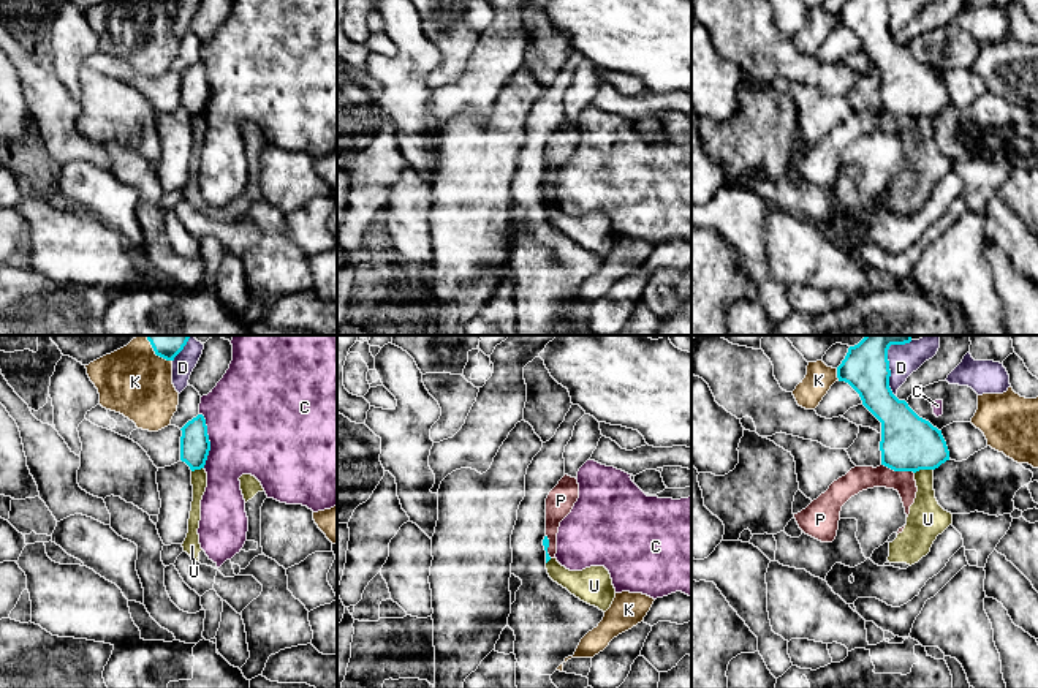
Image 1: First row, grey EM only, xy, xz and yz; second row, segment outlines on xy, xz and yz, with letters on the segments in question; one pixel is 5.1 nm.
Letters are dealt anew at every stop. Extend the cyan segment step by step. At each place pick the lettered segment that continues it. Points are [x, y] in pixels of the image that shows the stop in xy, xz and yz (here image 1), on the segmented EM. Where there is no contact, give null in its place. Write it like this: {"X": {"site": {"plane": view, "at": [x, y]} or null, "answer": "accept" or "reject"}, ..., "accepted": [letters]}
{"C": {"site": {"plane": "xy", "at": [208, 440]}, "answer": "reject"}, "D": {"site": {"plane": "yz", "at": [888, 361]}, "answer": "reject"}, "K": {"site": {"plane": "yz", "at": [837, 374]}, "answer": "reject"}, "P": {"site": {"plane": "yz", "at": [897, 470]}, "answer": "reject"}, "U": {"site": {"plane": "yz", "at": [923, 468]}, "answer": "reject"}, "accepted": []}

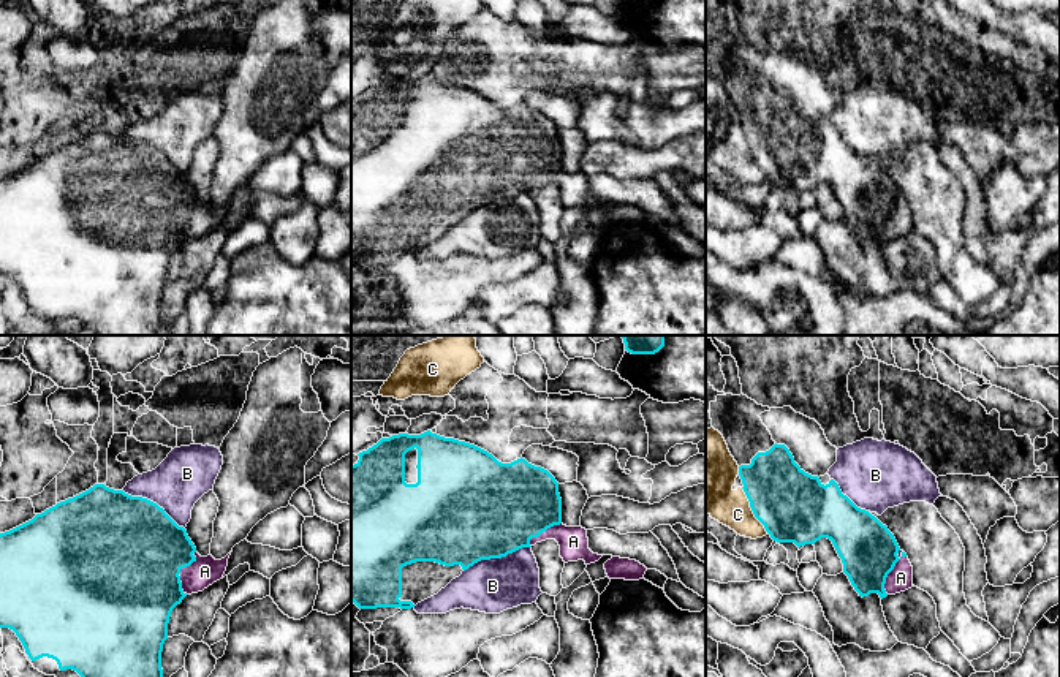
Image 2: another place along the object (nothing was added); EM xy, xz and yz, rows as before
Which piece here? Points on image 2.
{"A": {"site": {"plane": "yz", "at": [891, 570]}, "answer": "accept"}, "B": {"site": {"plane": "xz", "at": [497, 557]}, "answer": "reject"}, "C": {"site": {"plane": "yz", "at": [752, 510]}, "answer": "reject"}, "accepted": ["A"]}

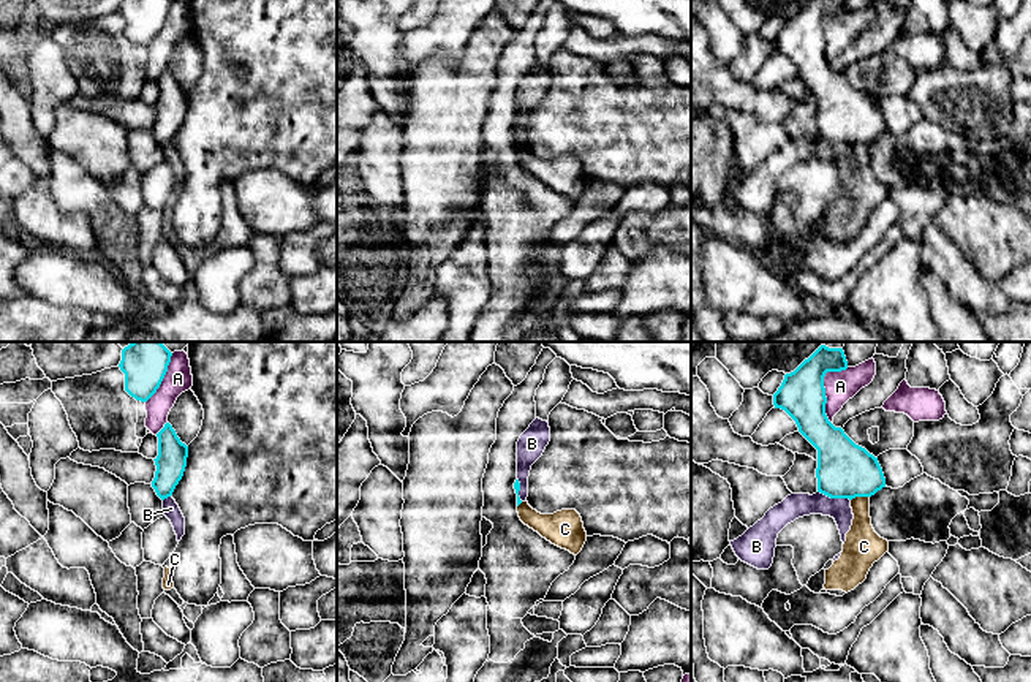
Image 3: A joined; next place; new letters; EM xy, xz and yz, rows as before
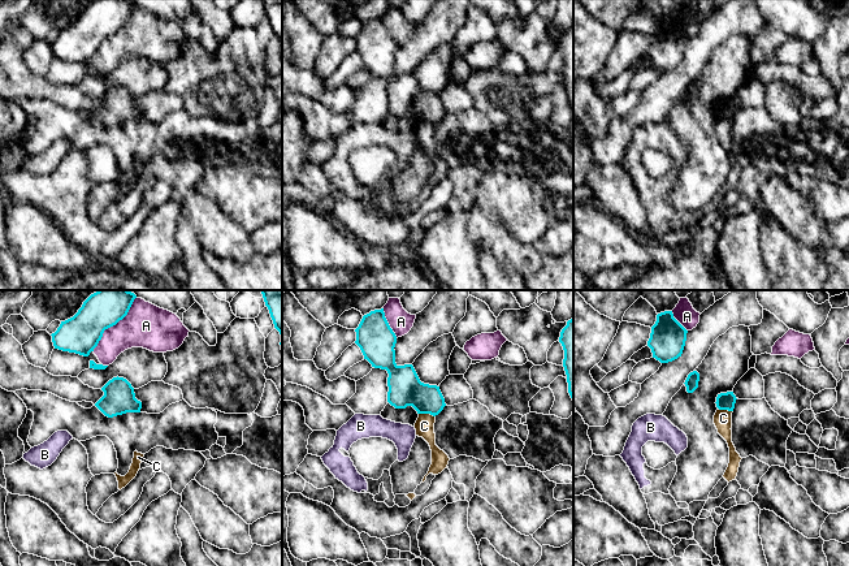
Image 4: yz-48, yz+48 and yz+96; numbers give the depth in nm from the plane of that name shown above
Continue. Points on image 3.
{"A": {"site": {"plane": "yz", "at": [824, 388]}, "answer": "reject"}, "B": {"site": {"plane": "yz", "at": [834, 497]}, "answer": "reject"}, "C": {"site": {"plane": "yz", "at": [859, 496]}, "answer": "reject"}, "accepted": []}

